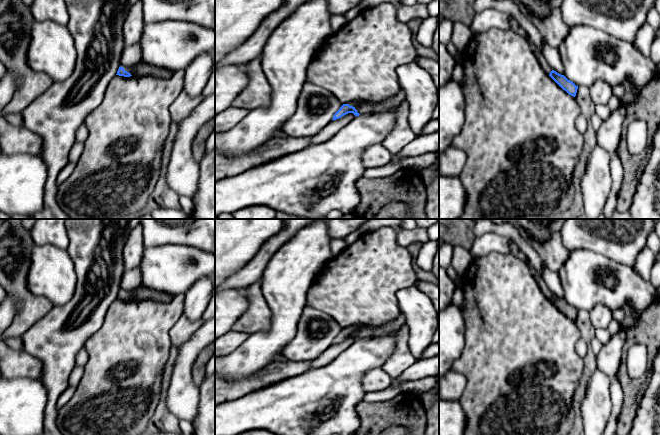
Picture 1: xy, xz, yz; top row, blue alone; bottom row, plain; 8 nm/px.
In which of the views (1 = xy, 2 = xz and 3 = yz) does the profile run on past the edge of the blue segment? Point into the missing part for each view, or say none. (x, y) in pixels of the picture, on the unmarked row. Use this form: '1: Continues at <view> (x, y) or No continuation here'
1: Continues at xy (140, 293)
2: Continues at xz (362, 332)
3: Continues at yz (515, 250)

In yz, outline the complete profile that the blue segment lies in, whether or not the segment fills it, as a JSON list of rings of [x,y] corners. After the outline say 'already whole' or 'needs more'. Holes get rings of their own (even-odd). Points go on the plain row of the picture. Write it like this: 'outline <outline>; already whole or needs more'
outline [[[512,241],[511,242],[511,253],[521,260],[527,262],[530,265],[530,271],[533,277],[536,279],[540,289],[544,293],[544,295],[569,319],[575,321],[577,317],[578,310],[576,310],[572,305],[568,304],[564,299],[561,299],[554,295],[551,290],[547,287],[544,280],[539,275],[538,271],[529,263],[524,253],[520,250],[517,244]]]; needs more

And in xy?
outline [[[139,285],[136,289],[129,291],[129,290],[120,290],[117,298],[119,300],[124,301],[141,301],[141,300],[154,300],[158,302],[168,302],[174,296],[166,293],[160,293],[158,291],[148,289],[142,285]]]; needs more

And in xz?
outline [[[400,315],[390,323],[380,325],[378,327],[371,326],[350,326],[343,328],[340,333],[334,338],[332,344],[341,342],[342,340],[353,337],[355,340],[373,338],[397,332],[405,324],[405,316]]]; needs more

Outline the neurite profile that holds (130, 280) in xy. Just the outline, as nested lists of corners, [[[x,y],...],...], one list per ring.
[[[139,267],[126,270],[121,279],[121,290],[132,291],[140,285],[140,270]]]

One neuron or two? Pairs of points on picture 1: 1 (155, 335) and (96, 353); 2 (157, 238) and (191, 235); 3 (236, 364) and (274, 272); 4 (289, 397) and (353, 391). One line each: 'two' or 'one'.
1: one
2: one
3: one
4: one

